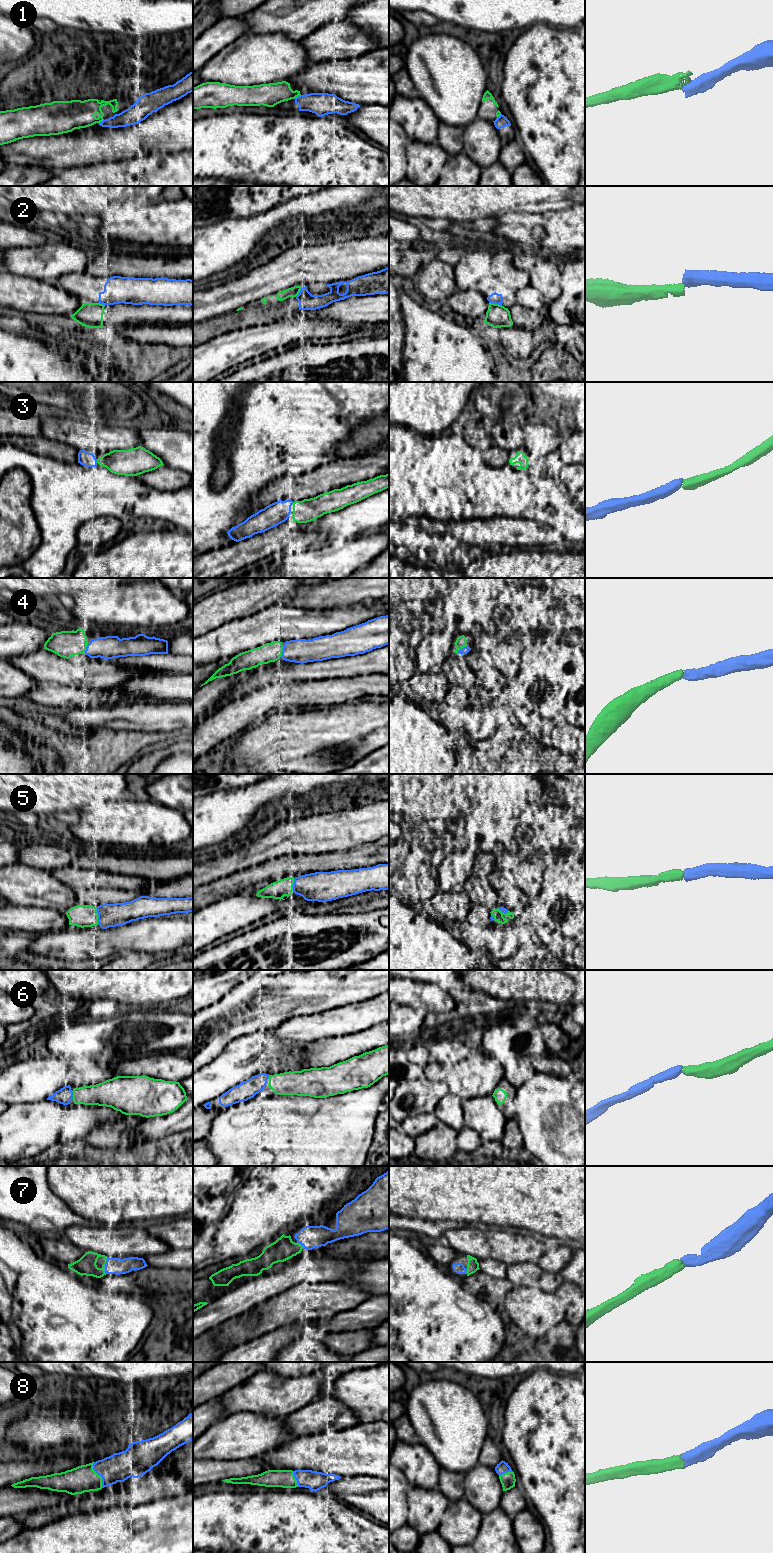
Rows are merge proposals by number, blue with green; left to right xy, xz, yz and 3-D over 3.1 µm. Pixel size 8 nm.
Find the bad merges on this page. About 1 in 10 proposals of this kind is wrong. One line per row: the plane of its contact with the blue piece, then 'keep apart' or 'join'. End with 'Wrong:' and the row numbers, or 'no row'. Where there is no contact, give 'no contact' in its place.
1: xz | keep apart
2: yz | keep apart
3: xy | join
4: yz | join
5: xy | join
6: xy | join
7: xy | join
8: xy | join
Wrong: 1, 2

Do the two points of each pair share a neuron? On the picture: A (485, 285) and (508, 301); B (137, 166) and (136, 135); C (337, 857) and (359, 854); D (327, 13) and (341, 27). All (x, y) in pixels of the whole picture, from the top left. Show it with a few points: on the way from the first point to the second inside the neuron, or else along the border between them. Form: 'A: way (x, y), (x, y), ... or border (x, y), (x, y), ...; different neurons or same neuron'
A: way (491, 287), (502, 295); same neuron
B: border (141, 155), (114, 161); different neurons
C: way (342, 857), (354, 857); same neuron
D: border (345, 18), (327, 22), (313, 31); different neurons

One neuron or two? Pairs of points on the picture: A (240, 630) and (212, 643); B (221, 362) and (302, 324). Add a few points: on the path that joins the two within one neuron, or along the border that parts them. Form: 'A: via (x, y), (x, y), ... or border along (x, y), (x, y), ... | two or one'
A: via (233, 637), (217, 637) | one
B: via (241, 345), (264, 337), (282, 334) | one

